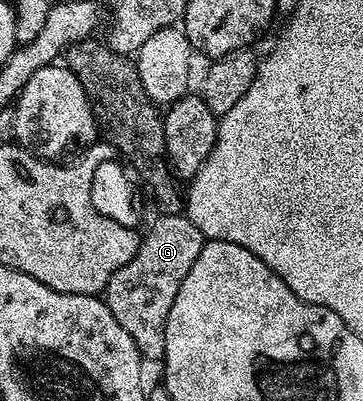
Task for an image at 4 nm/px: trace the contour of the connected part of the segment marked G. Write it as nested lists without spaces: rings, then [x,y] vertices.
[[[182,213],[177,215],[160,214],[156,222],[142,235],[137,252],[129,264],[117,268],[107,281],[105,301],[113,320],[125,328],[139,349],[140,359],[162,359],[165,352],[165,328],[173,300],[181,288],[181,280],[189,276],[193,260],[201,252],[204,244],[203,233]]]

